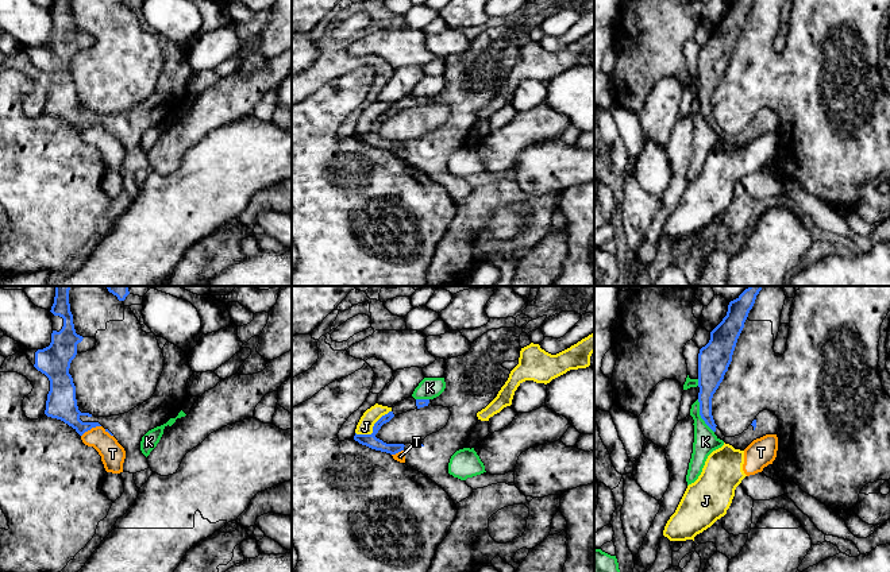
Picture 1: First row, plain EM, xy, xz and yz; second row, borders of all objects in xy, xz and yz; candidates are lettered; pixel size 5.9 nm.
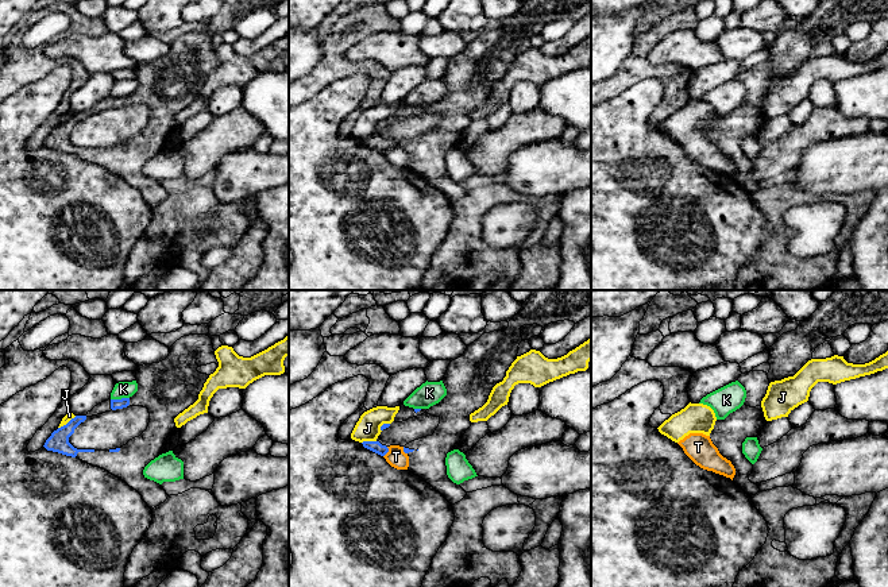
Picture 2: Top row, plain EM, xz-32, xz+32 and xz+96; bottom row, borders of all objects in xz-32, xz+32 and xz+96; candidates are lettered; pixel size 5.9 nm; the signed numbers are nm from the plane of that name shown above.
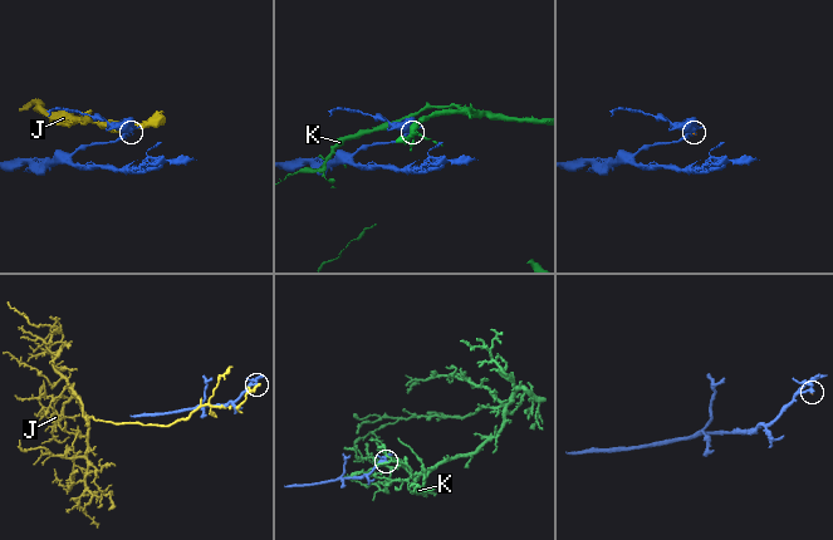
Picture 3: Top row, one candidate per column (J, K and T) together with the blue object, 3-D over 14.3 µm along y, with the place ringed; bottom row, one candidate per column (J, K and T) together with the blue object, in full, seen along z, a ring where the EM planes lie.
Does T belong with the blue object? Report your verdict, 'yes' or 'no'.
no

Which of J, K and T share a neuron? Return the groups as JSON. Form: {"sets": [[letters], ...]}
{"sets": [["J", "T"], ["K"]]}

